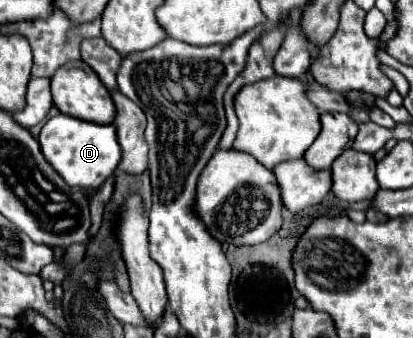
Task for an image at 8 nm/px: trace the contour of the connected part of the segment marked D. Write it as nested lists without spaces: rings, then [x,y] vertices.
[[[61,113],[43,125],[39,133],[39,145],[47,163],[65,179],[65,183],[81,189],[99,189],[101,183],[113,175],[121,159],[113,123],[97,125]]]

